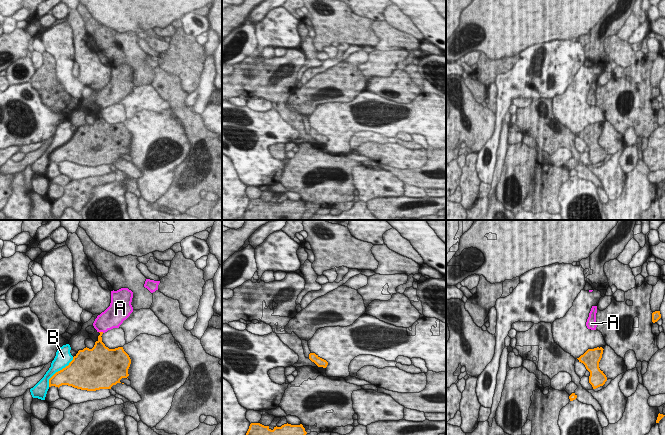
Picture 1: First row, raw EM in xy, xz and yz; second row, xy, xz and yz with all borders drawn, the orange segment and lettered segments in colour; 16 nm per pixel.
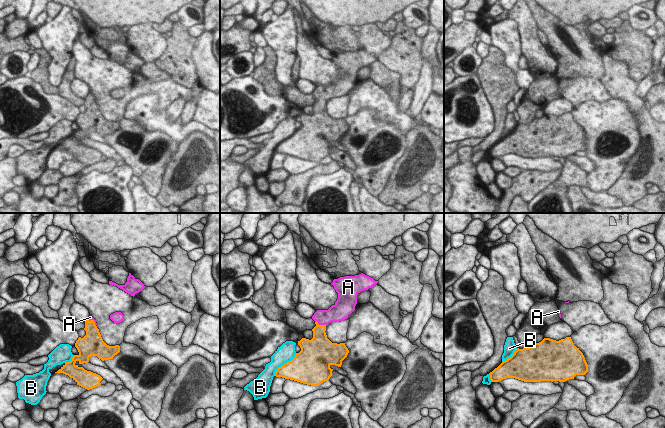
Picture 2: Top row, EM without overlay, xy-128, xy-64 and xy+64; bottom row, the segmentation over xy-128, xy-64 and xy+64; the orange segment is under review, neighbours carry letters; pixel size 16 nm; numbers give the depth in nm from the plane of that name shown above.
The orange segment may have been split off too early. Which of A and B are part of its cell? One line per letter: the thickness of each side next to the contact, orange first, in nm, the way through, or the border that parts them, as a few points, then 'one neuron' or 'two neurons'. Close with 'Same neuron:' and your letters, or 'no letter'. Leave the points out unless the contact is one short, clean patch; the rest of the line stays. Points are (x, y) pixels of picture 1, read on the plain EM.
A: calibres 190 and 320 nm; way xy (99, 123), (101, 108), (101, 103), (109, 95); one neuron
B: calibres 360 and 260 nm; two neurons
Same neuron: A

